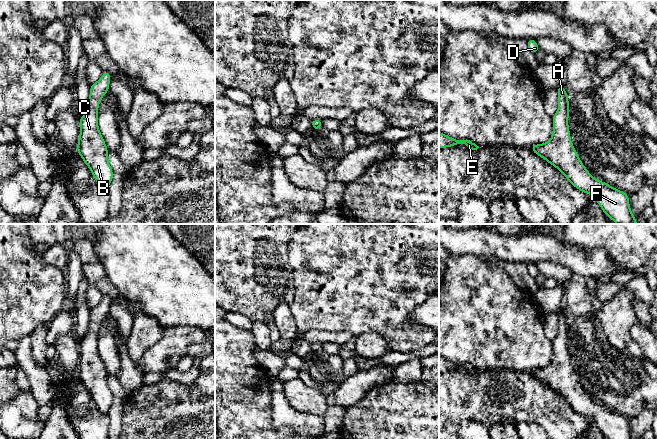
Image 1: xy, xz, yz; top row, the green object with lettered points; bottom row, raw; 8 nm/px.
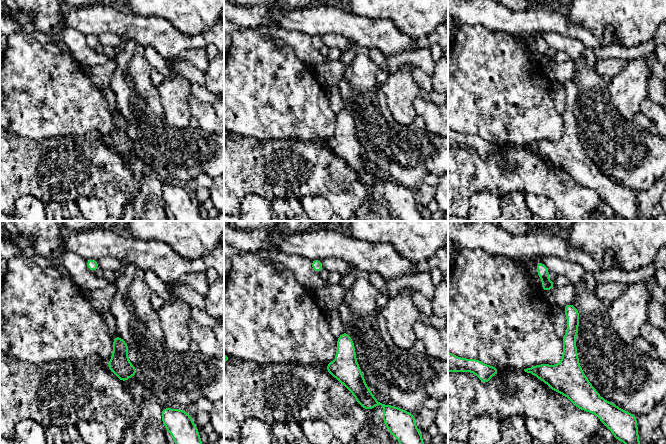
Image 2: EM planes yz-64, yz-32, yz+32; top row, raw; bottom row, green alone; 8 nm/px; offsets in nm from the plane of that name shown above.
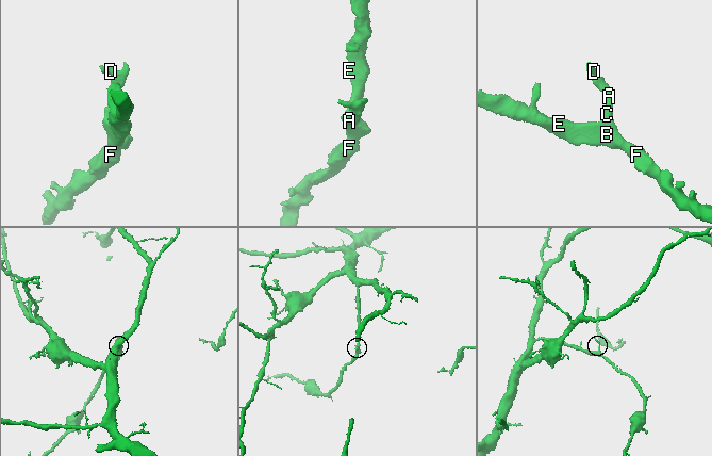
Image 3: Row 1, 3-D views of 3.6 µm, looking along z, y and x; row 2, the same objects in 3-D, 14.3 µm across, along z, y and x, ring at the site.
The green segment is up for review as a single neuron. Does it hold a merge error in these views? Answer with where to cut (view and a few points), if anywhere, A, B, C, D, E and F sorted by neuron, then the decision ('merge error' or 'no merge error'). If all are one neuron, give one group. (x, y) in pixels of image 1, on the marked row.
no cut; A B C D E F; no merge error

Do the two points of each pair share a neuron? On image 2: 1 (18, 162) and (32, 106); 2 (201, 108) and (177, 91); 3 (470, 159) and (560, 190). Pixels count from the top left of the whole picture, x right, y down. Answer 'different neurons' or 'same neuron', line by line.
1: different neurons
2: different neurons
3: same neuron

